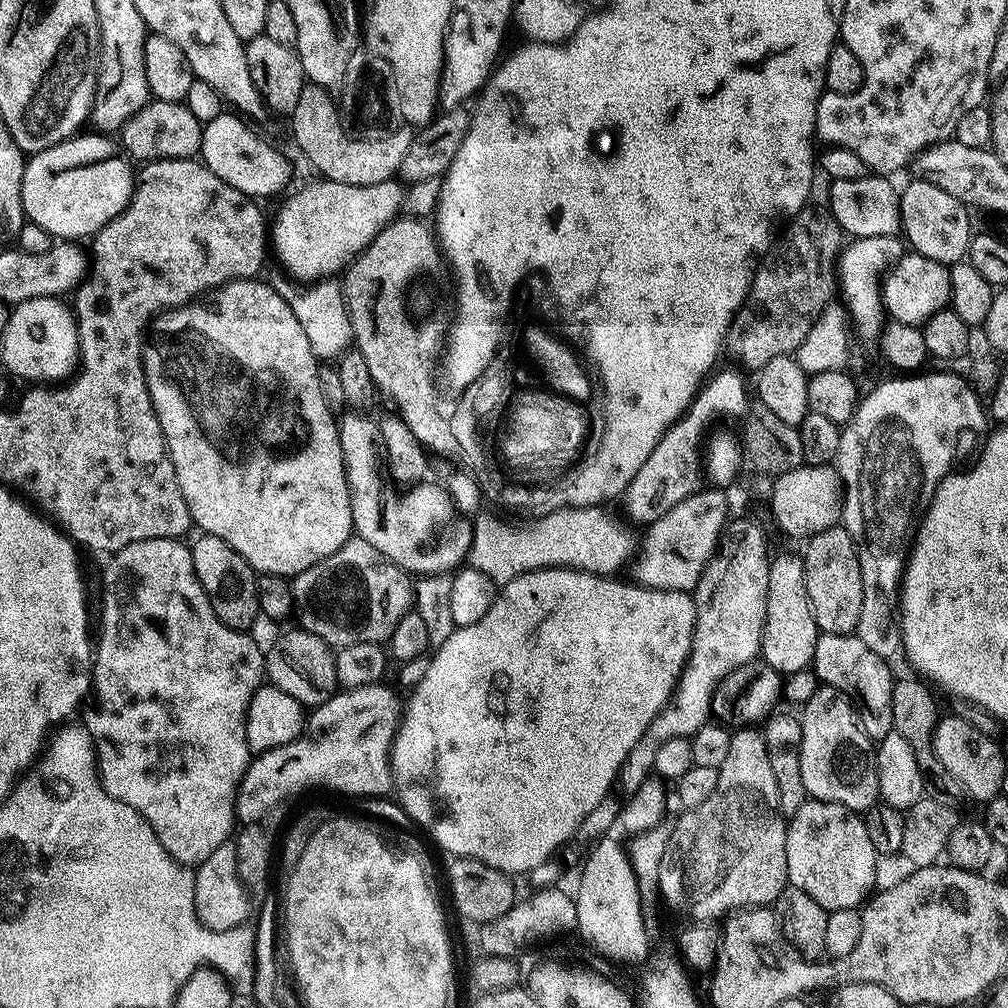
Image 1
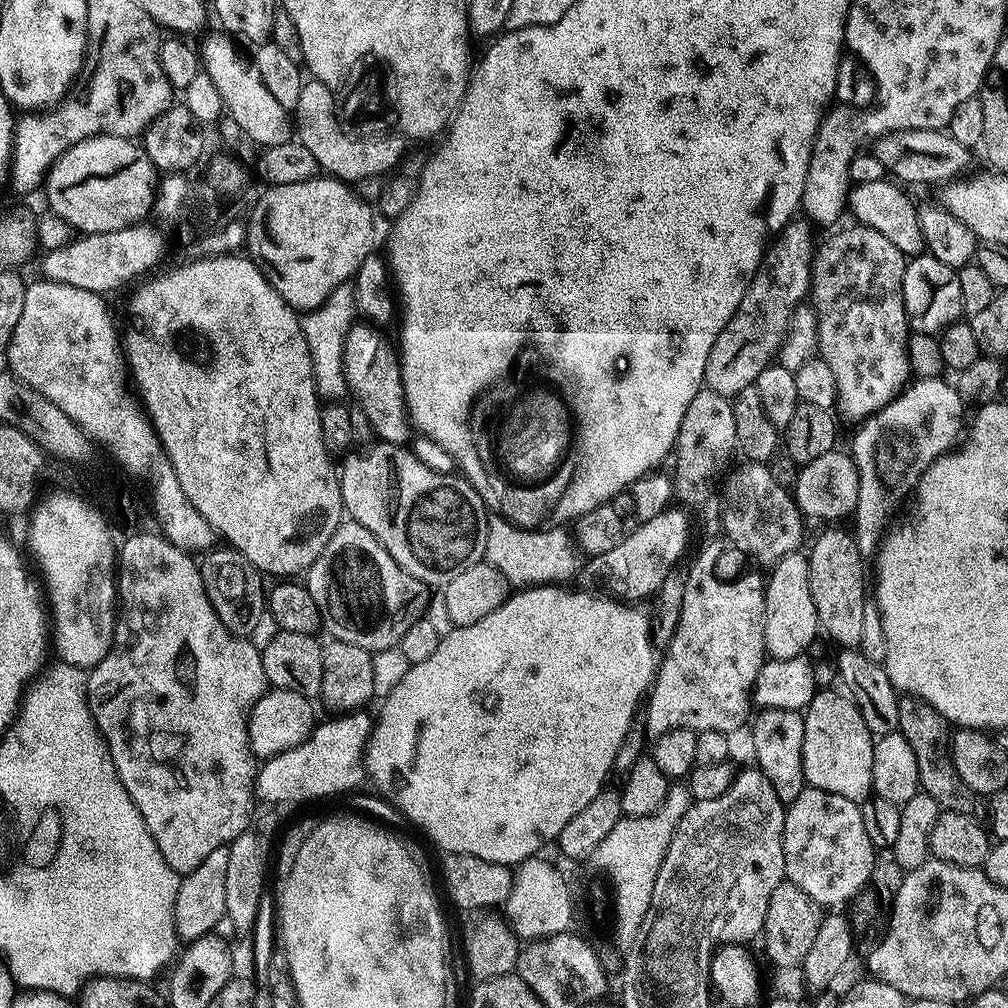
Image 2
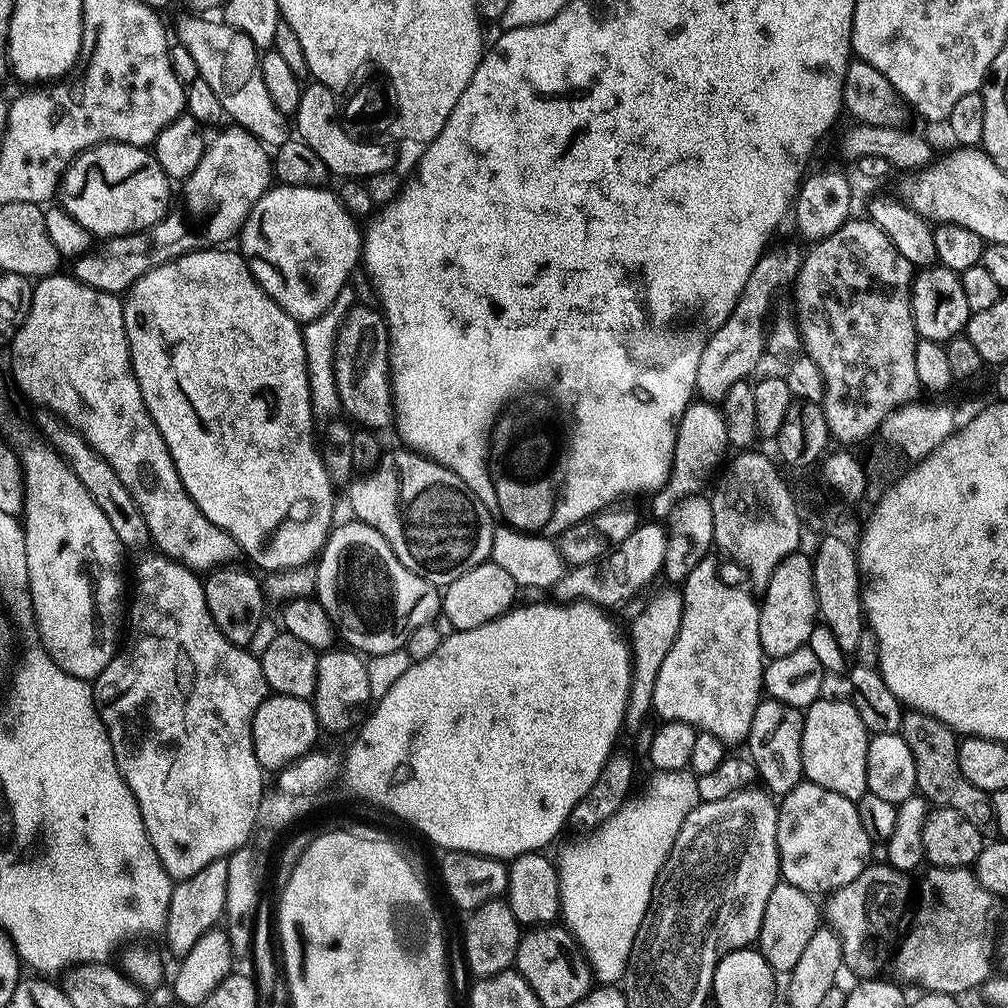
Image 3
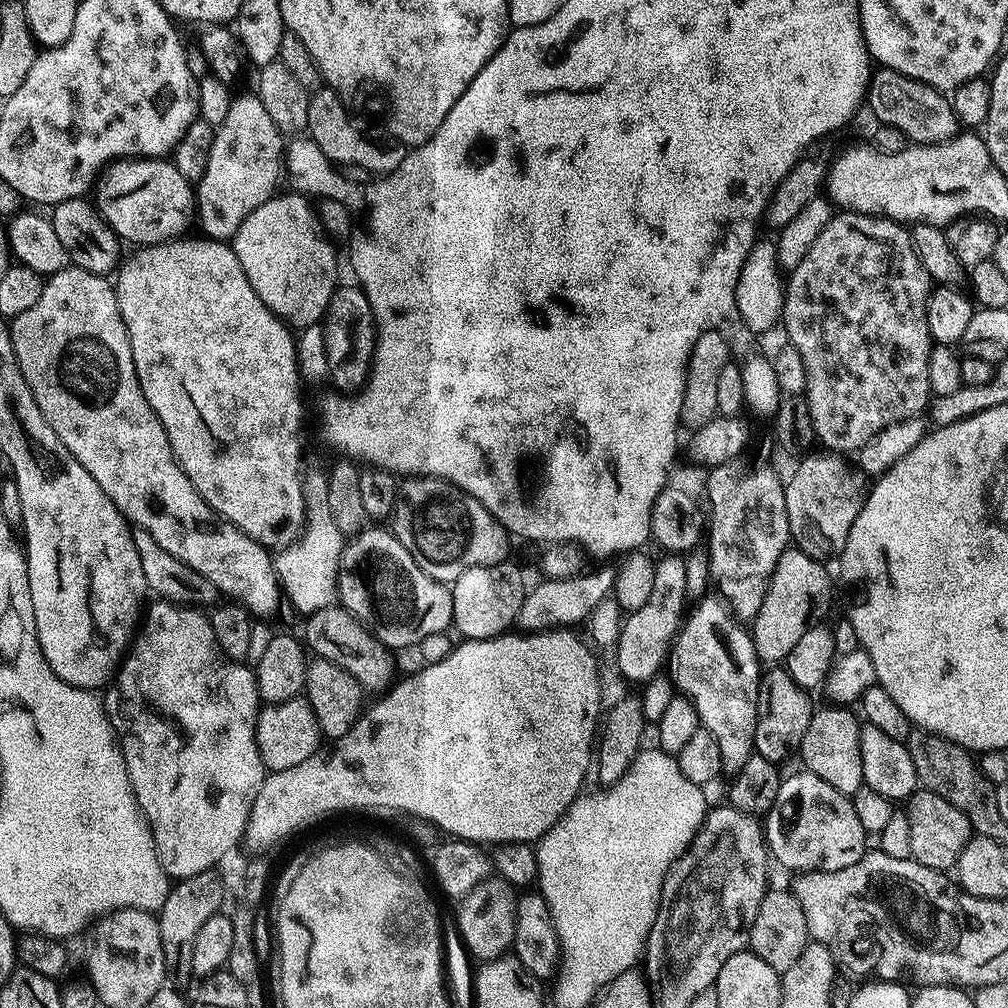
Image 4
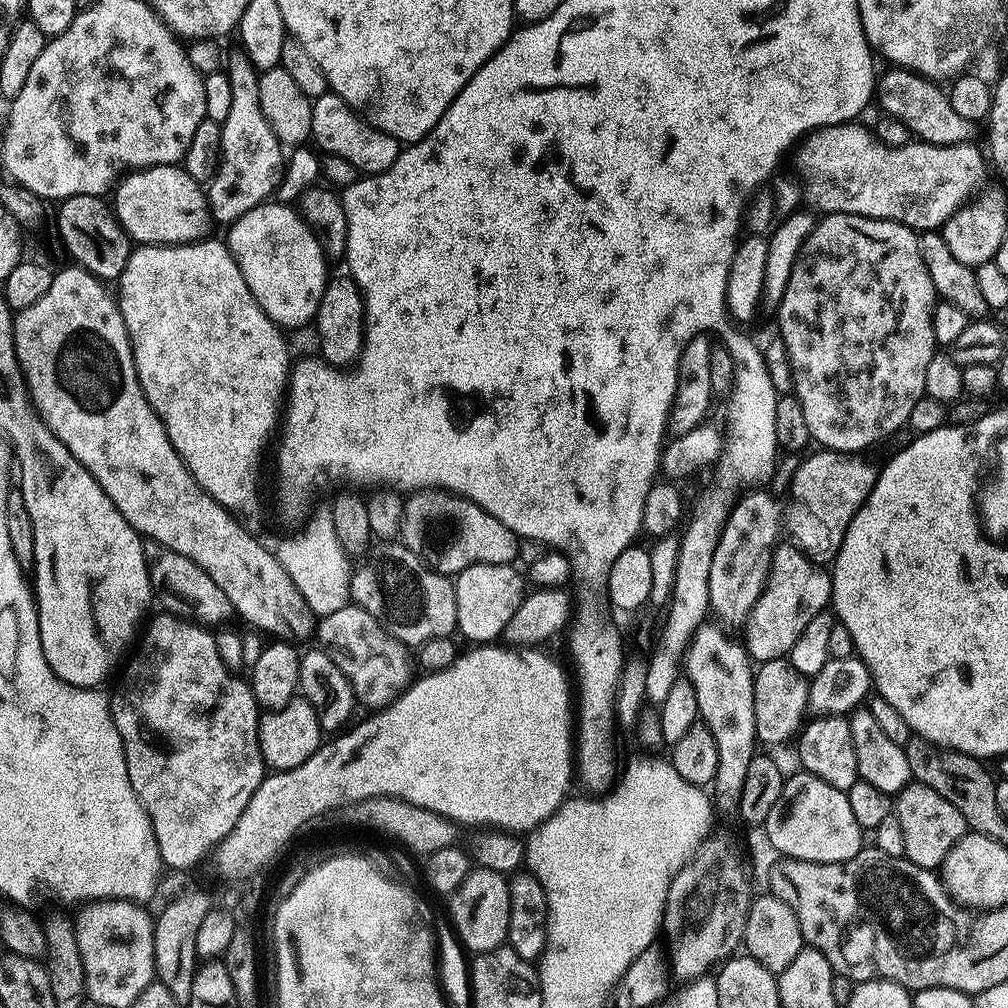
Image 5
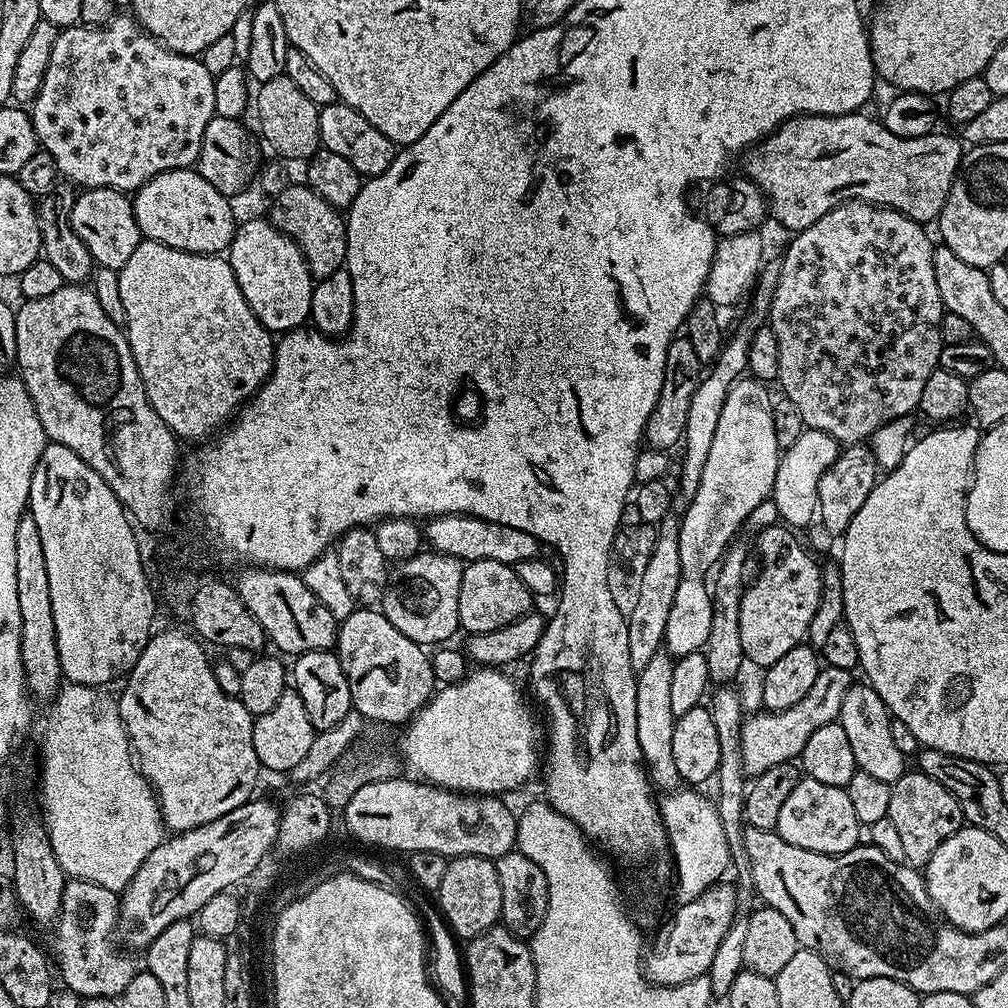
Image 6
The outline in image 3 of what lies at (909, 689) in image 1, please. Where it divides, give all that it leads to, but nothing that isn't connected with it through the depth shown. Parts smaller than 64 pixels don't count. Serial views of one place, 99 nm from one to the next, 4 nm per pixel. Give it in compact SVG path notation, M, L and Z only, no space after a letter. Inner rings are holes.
M911 710L905 711L899 733L906 746L910 746L910 754L914 754L916 792L933 805L958 810L958 814L962 814L962 818L970 818L970 822L974 822L980 832L991 833L994 828L992 797L974 786L974 782L970 782L970 778L966 778L961 770L957 733L930 714Z

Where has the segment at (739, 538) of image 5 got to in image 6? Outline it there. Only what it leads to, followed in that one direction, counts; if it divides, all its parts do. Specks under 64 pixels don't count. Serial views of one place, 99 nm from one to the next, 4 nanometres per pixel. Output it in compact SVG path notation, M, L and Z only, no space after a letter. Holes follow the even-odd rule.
M733 543L723 555L714 572L710 589L713 602L713 618L709 640L702 649L708 667L708 678L713 685L728 686L732 679L740 672L740 667L745 667L746 661L742 650L742 630L738 630L738 610L742 606L744 589L752 582L753 576L758 571L758 560L744 544Z

